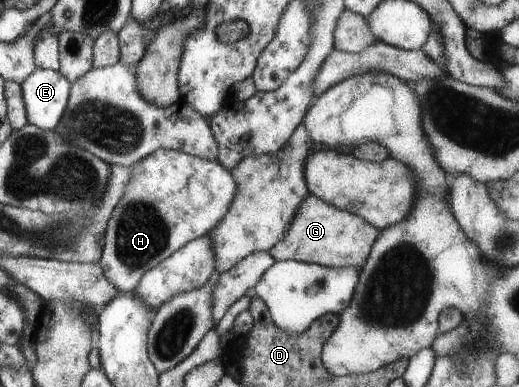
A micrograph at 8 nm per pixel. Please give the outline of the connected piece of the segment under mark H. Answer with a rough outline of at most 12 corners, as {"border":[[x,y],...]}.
{"border":[[161,148],[134,163],[99,267],[118,293],[208,234],[235,180]]}

